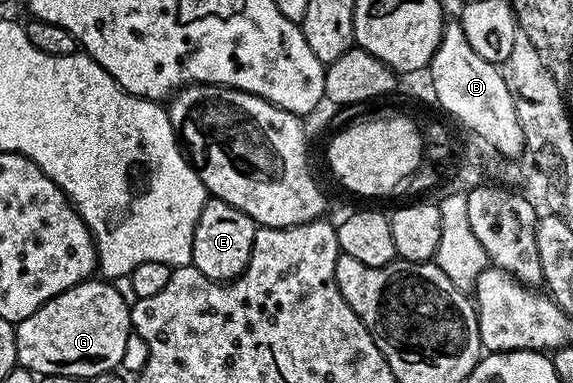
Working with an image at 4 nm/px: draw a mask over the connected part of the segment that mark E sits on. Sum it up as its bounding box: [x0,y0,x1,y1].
[191,198,257,283]

